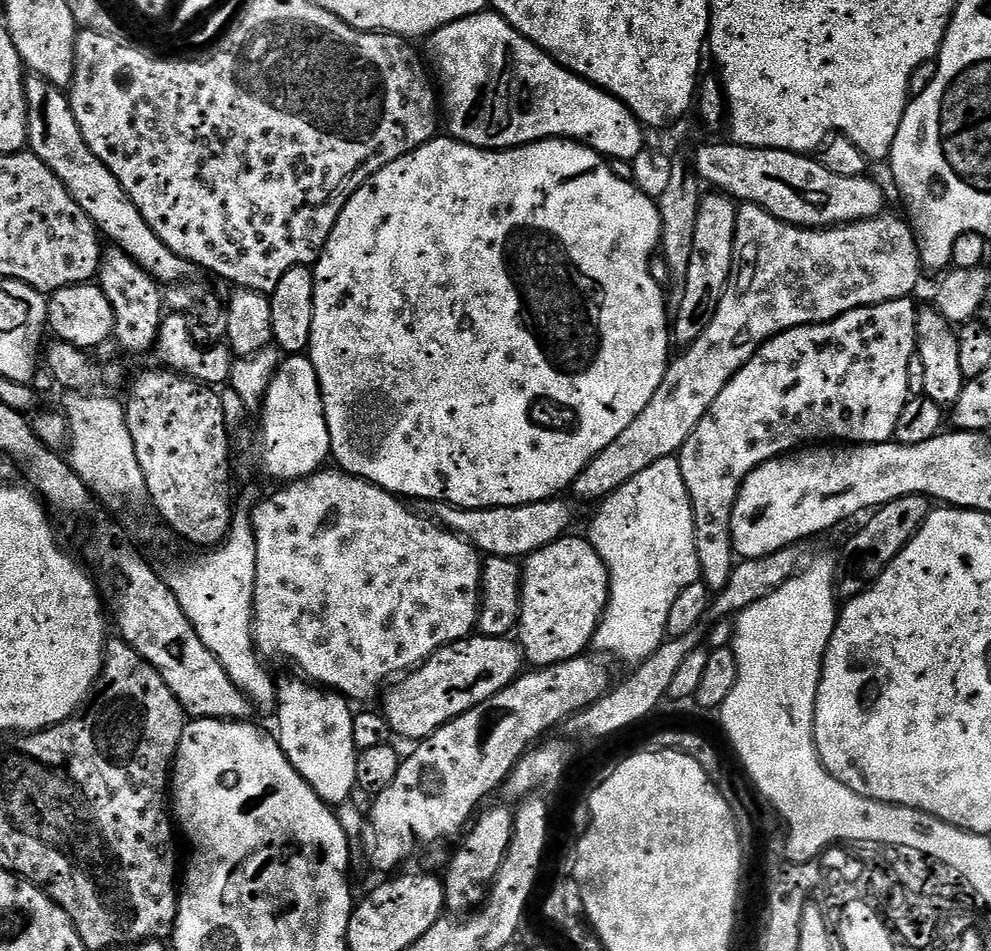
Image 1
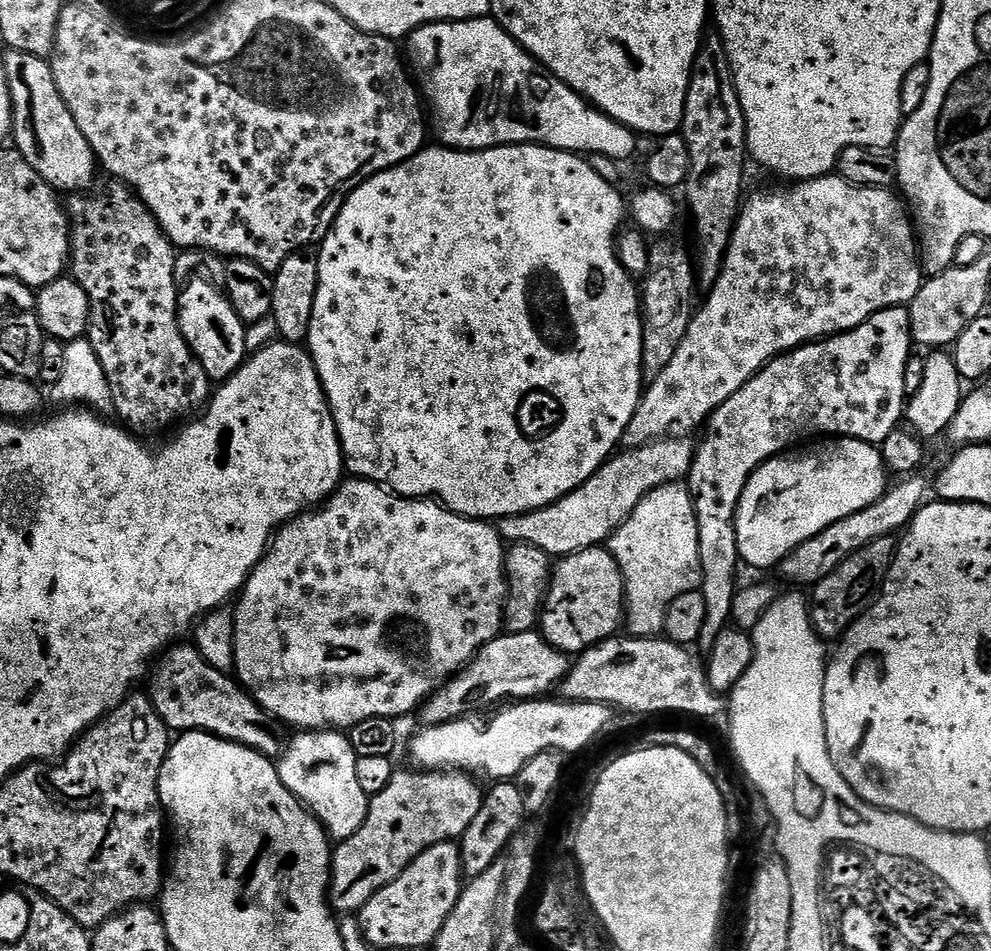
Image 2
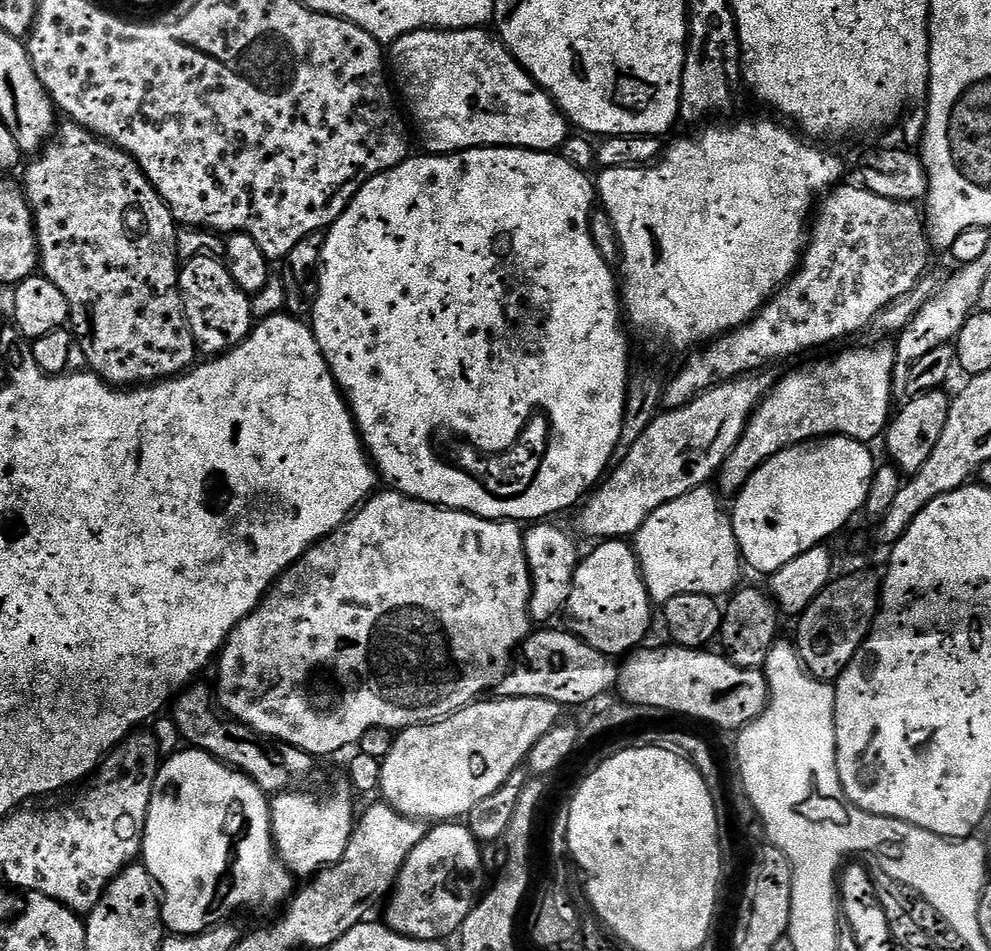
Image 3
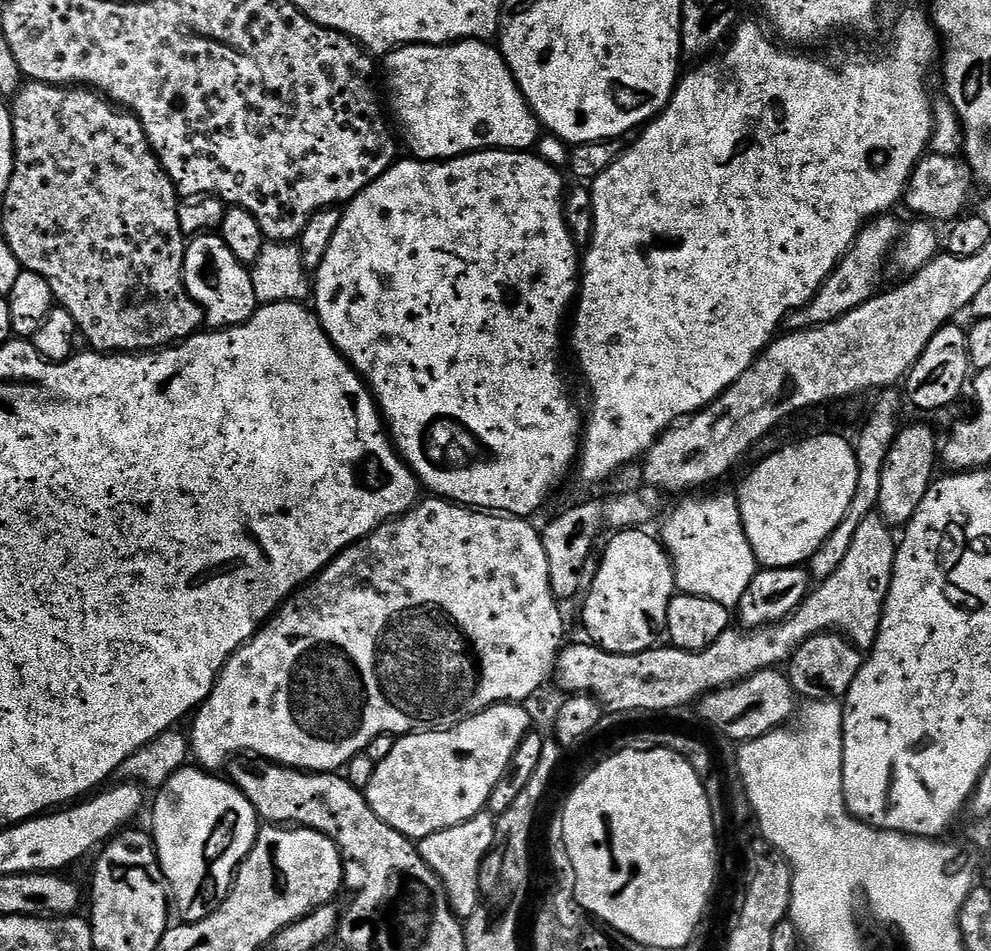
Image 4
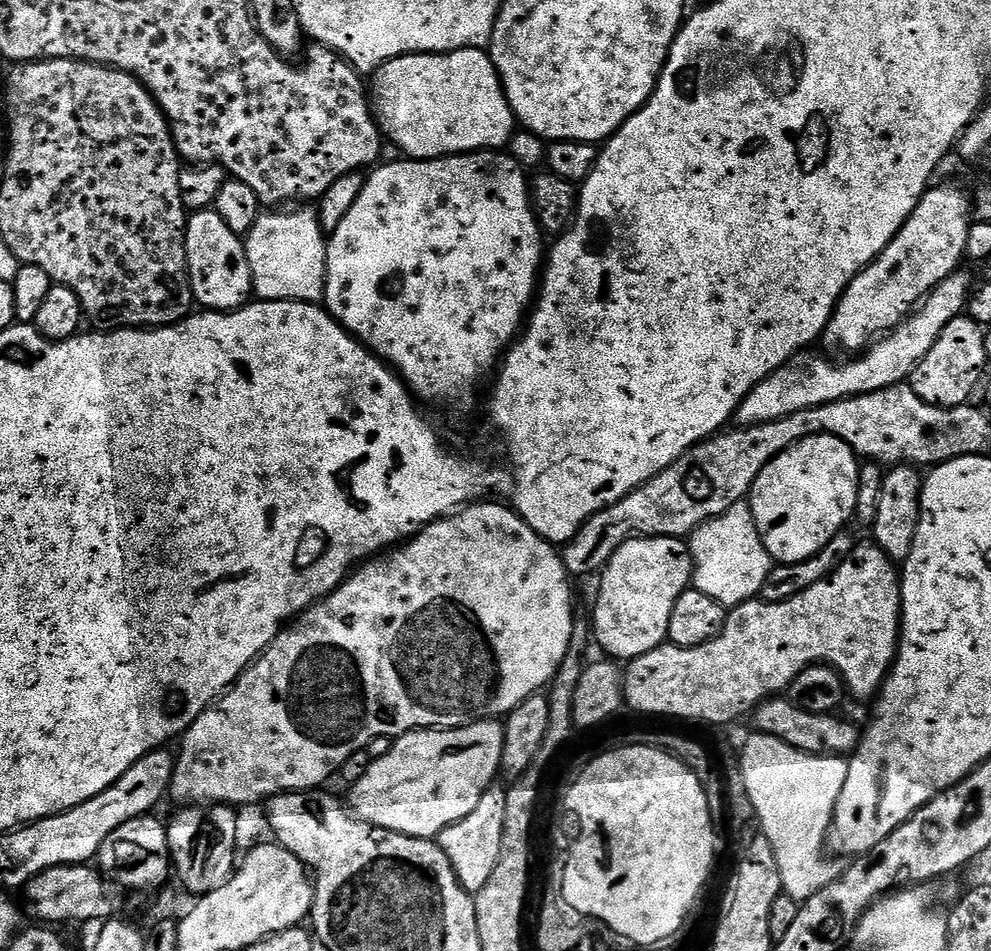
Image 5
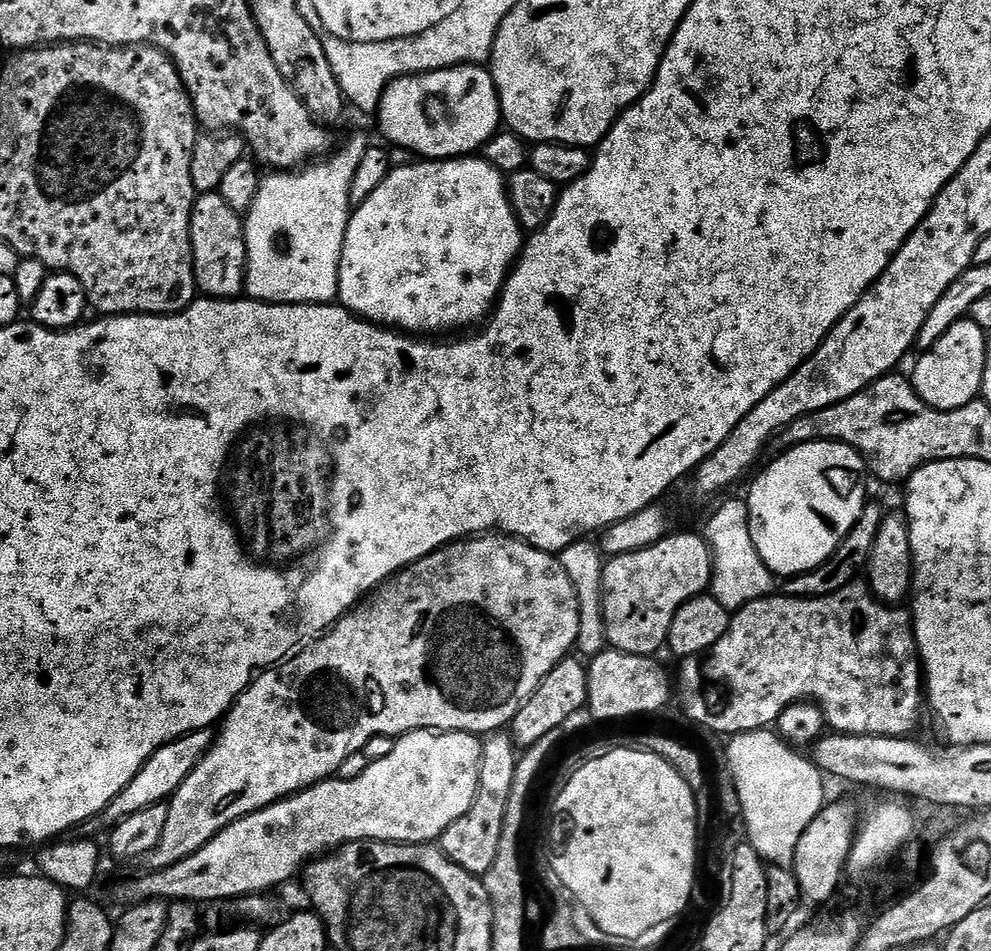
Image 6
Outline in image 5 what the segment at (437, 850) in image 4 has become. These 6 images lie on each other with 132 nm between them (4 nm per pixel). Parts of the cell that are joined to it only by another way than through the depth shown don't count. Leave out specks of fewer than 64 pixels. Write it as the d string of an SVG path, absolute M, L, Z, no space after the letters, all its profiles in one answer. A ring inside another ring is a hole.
M502 787L487 788L474 810L466 818L446 826L438 837L442 854L450 862L460 885L473 894L482 890L486 882L490 882L490 874L494 874L494 866L498 862L498 854L502 850L502 826L506 826L507 791Z

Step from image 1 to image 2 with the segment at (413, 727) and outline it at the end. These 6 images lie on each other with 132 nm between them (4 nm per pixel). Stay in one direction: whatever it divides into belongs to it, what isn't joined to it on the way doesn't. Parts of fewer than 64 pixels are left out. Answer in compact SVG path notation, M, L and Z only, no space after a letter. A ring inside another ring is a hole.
M539 631L514 634L508 632L491 640L467 668L457 673L419 709L421 725L449 724L451 720L467 717L475 708L496 704L500 699L523 702L533 698L544 698L548 692L561 684L570 671L569 653L560 652L545 640Z

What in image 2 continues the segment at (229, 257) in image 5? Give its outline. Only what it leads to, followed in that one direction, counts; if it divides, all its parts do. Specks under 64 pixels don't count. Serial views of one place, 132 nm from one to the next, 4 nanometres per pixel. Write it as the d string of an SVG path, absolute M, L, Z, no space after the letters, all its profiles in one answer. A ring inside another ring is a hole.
M193 278L183 285L176 302L176 313L180 319L180 329L191 346L192 352L208 371L213 382L223 382L240 369L249 355L246 350L248 329L242 318L228 301L227 295L207 278Z

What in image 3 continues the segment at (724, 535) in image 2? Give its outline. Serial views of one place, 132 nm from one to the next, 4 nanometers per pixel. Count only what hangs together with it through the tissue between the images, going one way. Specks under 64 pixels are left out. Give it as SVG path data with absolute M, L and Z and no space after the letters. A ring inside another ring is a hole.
M889 342L889 344L876 344L873 348L848 348L845 352L840 352L837 356L828 356L825 360L816 360L813 364L804 364L800 368L800 372L792 372L789 376L784 376L781 380L777 379L772 385L766 395L764 395L764 401L756 407L752 412L752 417L748 419L748 425L746 430L742 434L742 438L738 442L738 446L734 446L734 450L726 458L726 462L720 468L718 473L718 488L721 493L735 494L743 488L744 483L751 478L771 456L778 454L782 450L786 450L790 446L795 444L801 444L803 440L815 440L817 438L823 438L825 436L845 436L851 440L862 440L865 442L873 442L872 440L879 441L883 437L889 423L890 417L894 412L894 397L892 394L892 379L894 378L894 366L896 365L896 345Z

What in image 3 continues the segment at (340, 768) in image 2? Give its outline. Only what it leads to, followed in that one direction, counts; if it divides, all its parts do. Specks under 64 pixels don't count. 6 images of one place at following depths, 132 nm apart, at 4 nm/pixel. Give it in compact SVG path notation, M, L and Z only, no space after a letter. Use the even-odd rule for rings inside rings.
M344 782L337 786L336 792L329 794L328 804L308 792L300 791L304 790L289 790L271 797L272 836L280 859L293 877L311 878L321 868L337 864L346 854L346 846L350 846L354 827L354 796L349 785Z

